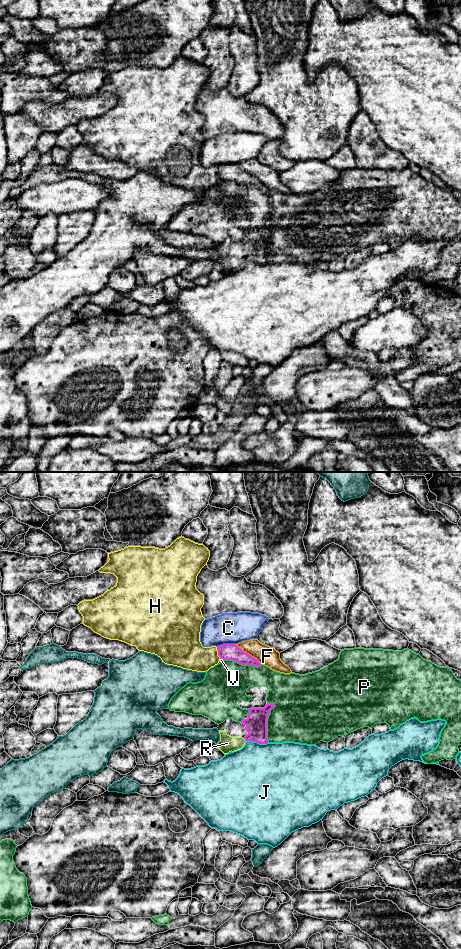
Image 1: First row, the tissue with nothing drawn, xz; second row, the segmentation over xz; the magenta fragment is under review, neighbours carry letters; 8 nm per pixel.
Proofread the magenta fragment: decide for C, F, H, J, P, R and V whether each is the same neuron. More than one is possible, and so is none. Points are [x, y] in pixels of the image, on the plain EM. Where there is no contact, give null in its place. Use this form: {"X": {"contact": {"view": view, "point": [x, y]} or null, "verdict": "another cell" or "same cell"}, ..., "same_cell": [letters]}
{"C": {"contact": {"view": "xz", "point": [225, 164]}, "verdict": "another cell"}, "F": {"contact": {"view": "xz", "point": [248, 174]}, "verdict": "another cell"}, "H": {"contact": {"view": "xz", "point": [218, 173]}, "verdict": "another cell"}, "J": {"contact": {"view": "xz", "point": [257, 262]}, "verdict": "another cell"}, "P": {"contact": {"view": "xz", "point": [266, 241]}, "verdict": "another cell"}, "R": {"contact": {"view": "xz", "point": [245, 260]}, "verdict": "same cell"}, "V": {"contact": {"view": "xz", "point": [221, 178]}, "verdict": "another cell"}, "same_cell": ["R"]}

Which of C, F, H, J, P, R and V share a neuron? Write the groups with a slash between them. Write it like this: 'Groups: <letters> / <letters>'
Groups: C / F / H / J / P / R / V

